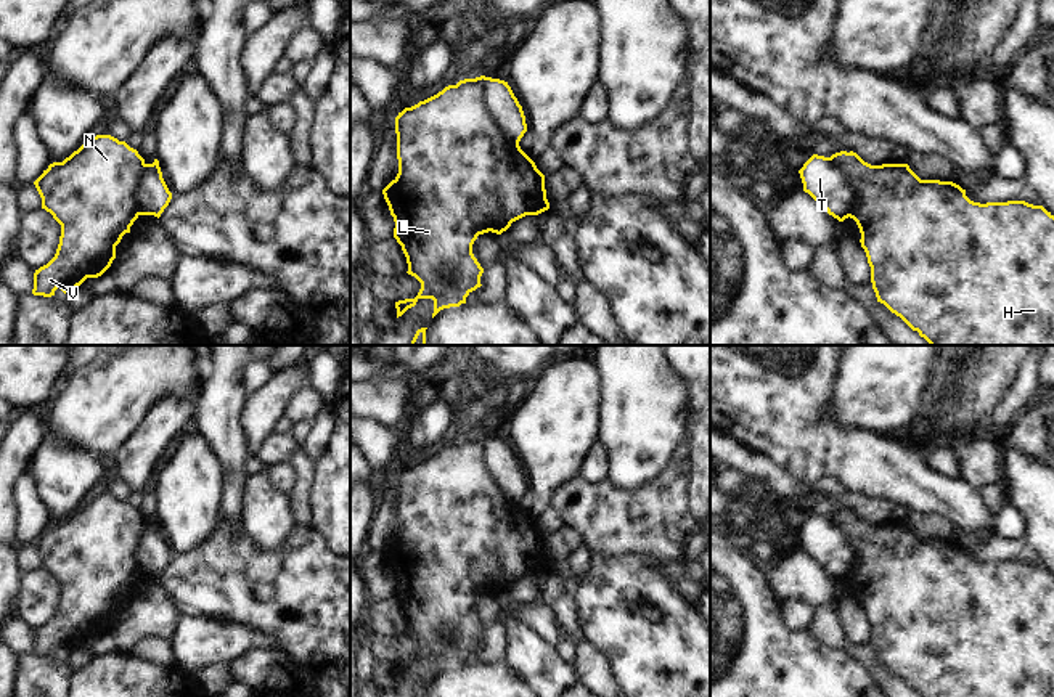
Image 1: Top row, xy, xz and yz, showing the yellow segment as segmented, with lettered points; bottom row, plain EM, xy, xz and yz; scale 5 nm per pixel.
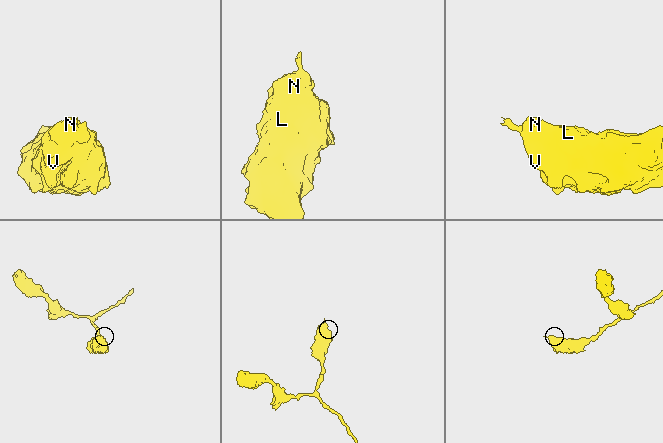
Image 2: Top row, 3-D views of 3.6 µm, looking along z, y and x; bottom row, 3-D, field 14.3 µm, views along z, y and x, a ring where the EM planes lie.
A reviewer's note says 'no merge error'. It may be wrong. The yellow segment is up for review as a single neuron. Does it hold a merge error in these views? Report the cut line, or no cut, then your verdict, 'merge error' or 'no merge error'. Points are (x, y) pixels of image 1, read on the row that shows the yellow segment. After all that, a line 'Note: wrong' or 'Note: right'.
cut xz (476, 77), (481, 87), (484, 111), (508, 138), (518, 143); merge error
Note: wrong

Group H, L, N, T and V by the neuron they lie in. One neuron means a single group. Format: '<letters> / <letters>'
H L N V / T

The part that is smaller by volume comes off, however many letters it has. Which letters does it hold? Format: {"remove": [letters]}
{"remove": ["T"]}

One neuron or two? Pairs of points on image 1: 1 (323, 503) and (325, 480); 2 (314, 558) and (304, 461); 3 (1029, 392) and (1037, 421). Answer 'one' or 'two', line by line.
1: one
2: two
3: two

